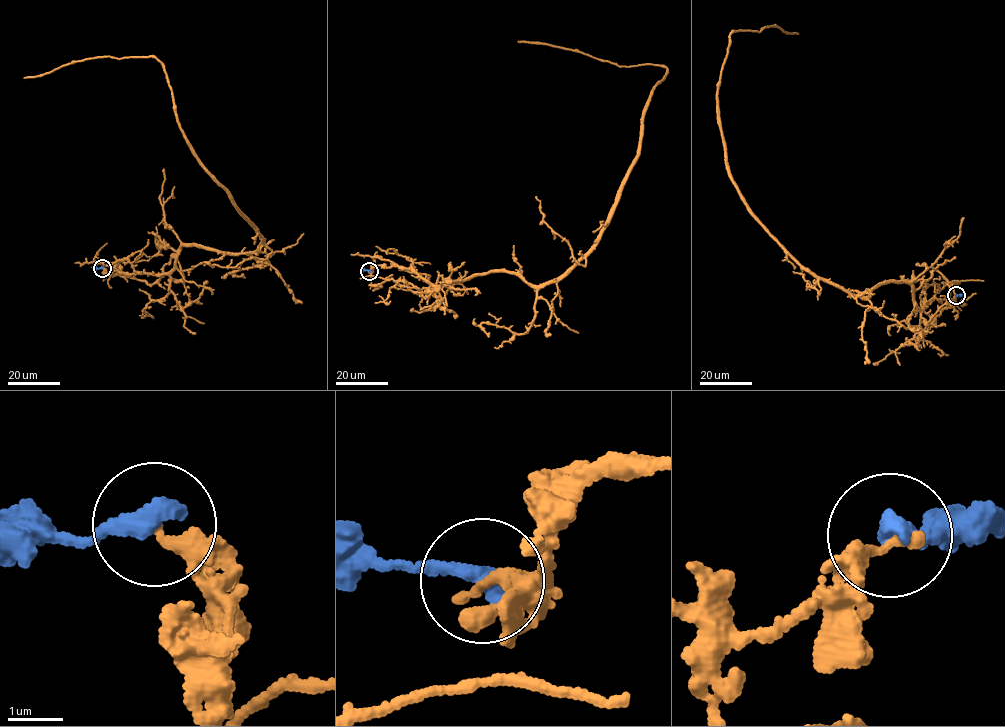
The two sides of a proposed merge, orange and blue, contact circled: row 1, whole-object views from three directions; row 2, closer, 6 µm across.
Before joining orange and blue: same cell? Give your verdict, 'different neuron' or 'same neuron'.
different neuron

